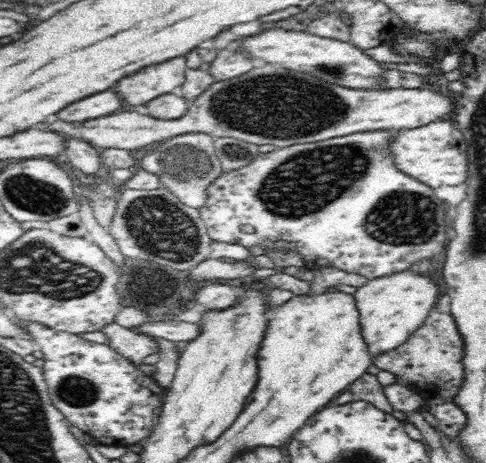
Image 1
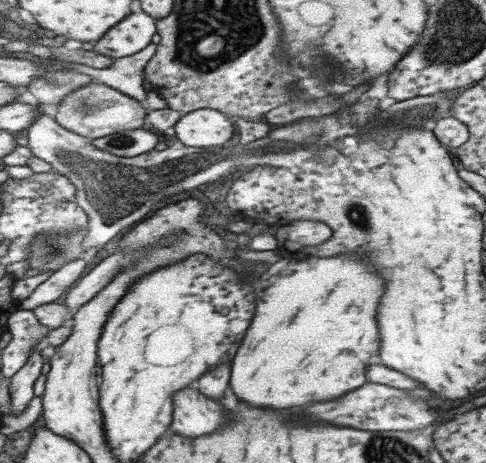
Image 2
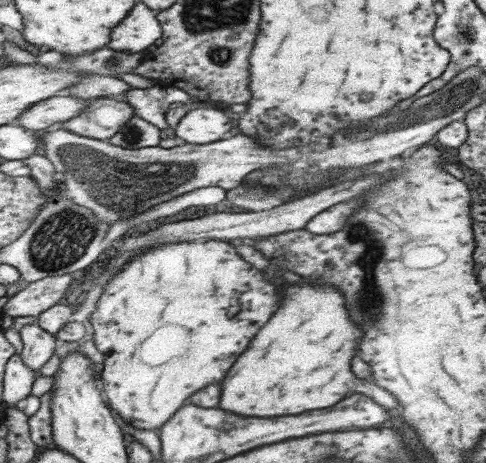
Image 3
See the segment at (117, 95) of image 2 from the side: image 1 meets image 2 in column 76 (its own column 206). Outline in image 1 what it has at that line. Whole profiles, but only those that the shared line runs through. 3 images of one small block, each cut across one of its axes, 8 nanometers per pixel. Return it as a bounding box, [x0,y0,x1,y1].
[50,64,454,152]

